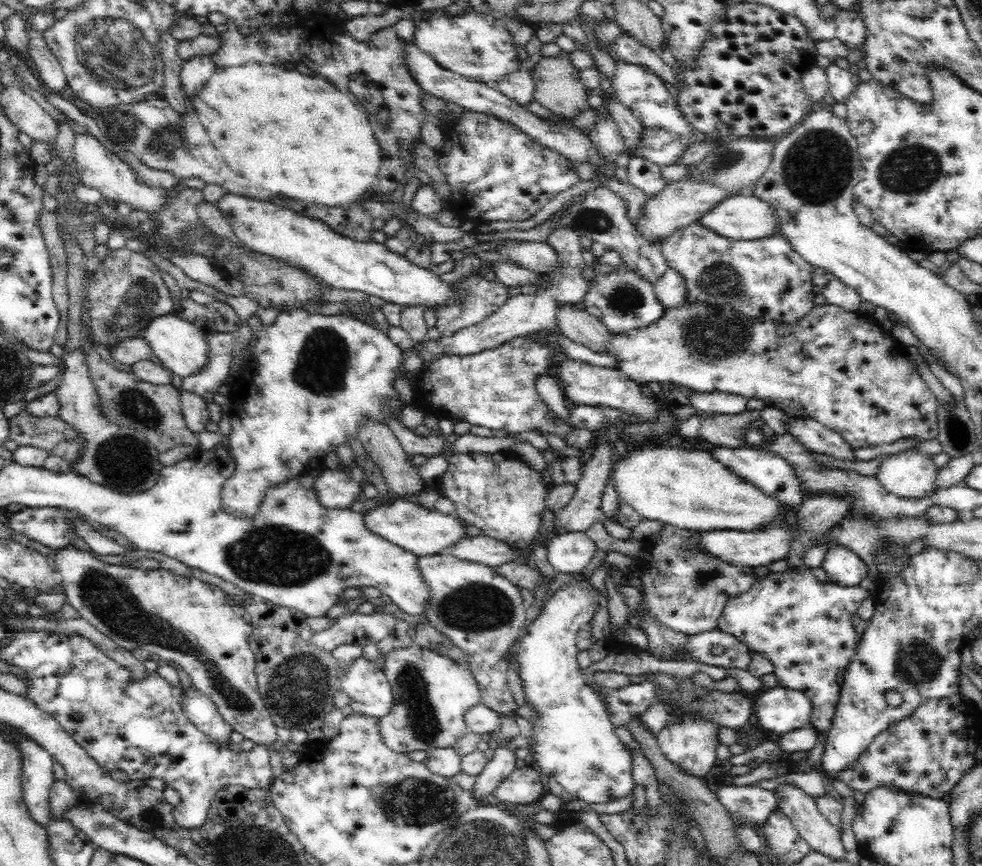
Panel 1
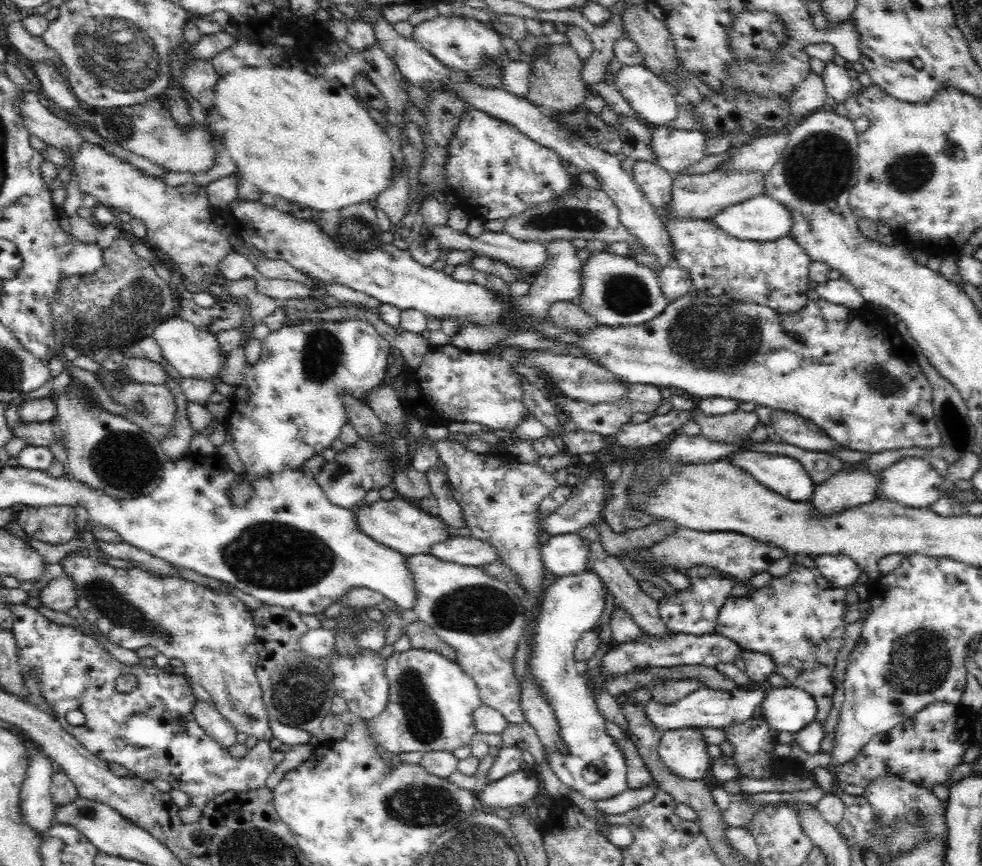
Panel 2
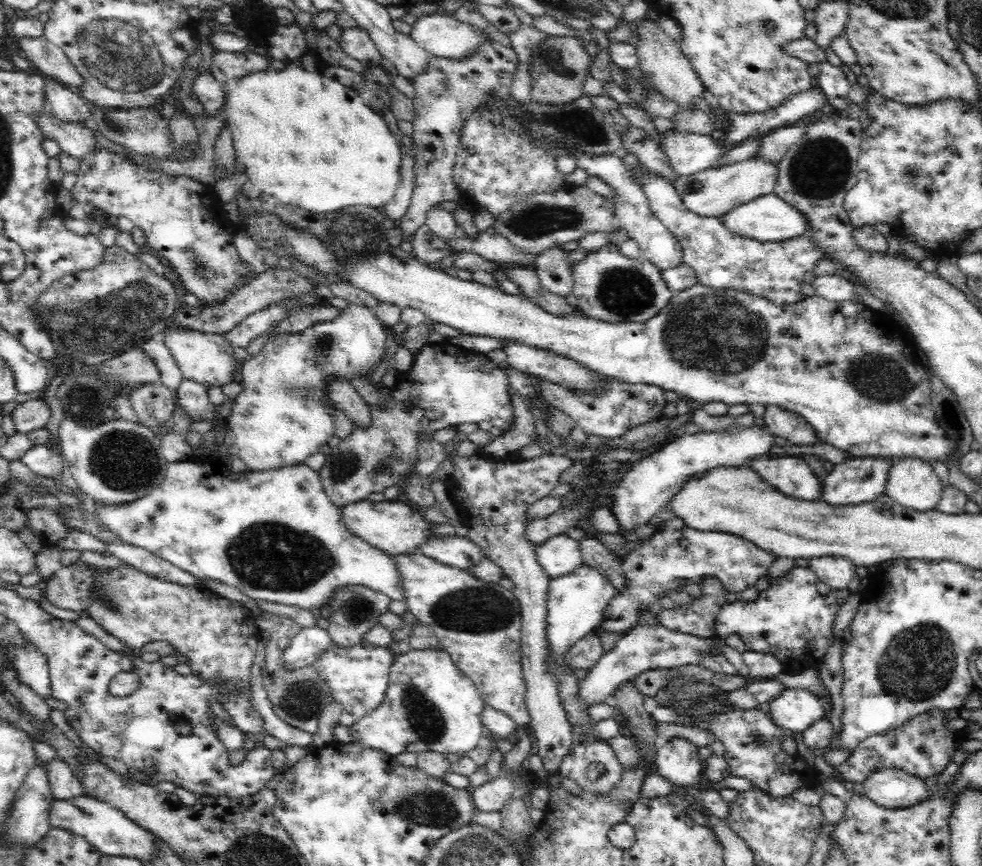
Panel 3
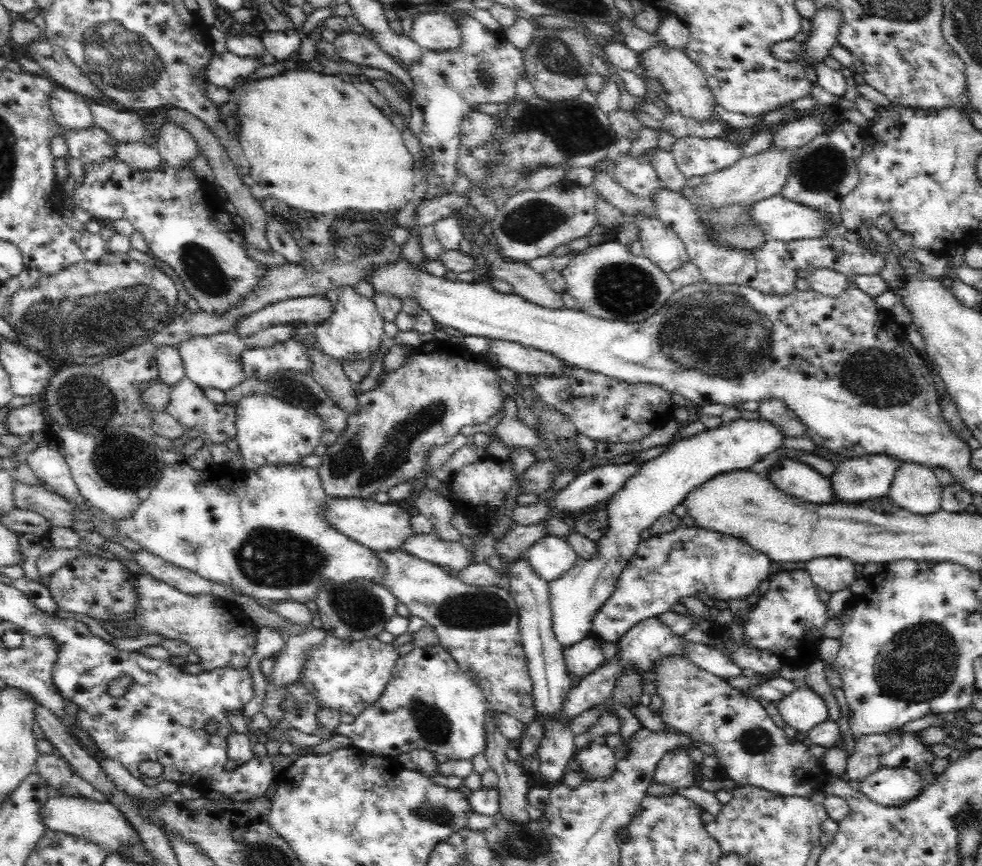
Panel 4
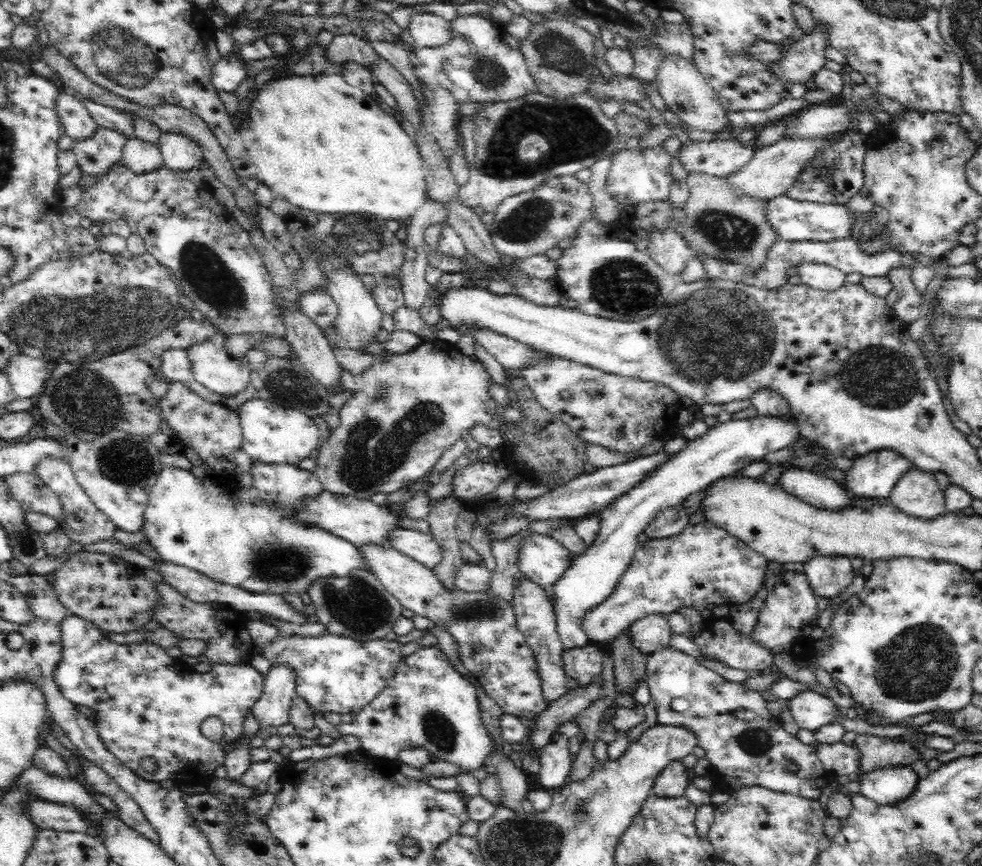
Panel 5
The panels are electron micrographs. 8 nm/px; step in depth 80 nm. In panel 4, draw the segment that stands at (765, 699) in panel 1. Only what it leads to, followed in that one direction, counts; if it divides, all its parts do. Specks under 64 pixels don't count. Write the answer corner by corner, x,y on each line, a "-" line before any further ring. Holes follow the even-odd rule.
799,687
776,702
777,710
785,722
803,736
828,717
824,700
806,687

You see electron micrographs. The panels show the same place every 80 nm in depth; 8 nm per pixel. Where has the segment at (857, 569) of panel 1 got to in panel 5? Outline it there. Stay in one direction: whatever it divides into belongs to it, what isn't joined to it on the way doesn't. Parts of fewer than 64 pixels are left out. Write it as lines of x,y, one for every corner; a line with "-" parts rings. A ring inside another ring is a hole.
819,555
803,565
816,599
838,597
855,577
851,560
842,556

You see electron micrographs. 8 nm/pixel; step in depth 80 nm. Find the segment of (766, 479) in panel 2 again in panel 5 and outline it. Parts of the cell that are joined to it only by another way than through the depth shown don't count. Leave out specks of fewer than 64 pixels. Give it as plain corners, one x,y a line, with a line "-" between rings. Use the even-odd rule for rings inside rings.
788,469
781,473
778,486
819,509
838,510
853,503
839,483
813,470

